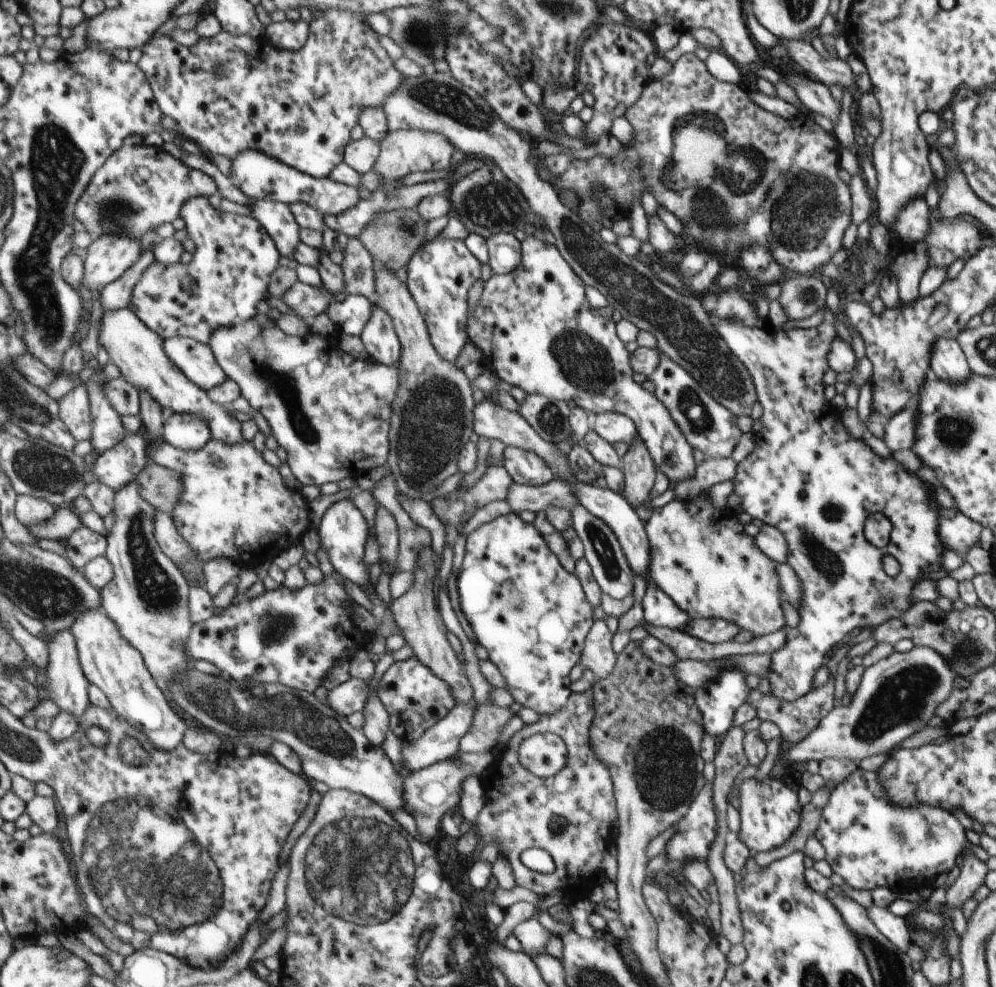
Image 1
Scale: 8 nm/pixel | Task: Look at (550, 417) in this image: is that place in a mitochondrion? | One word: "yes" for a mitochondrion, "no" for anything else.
yes

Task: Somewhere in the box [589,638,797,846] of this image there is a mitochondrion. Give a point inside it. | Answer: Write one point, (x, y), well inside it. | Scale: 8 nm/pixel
(663, 766)

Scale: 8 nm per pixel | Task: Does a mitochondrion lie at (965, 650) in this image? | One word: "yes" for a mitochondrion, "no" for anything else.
yes

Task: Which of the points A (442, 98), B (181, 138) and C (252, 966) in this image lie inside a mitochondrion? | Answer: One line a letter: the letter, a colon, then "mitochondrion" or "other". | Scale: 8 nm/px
A: mitochondrion
B: other
C: other

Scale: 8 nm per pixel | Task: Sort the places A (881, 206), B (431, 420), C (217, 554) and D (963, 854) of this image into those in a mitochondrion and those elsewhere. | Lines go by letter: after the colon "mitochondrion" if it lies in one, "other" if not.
A: other
B: mitochondrion
C: other
D: other

